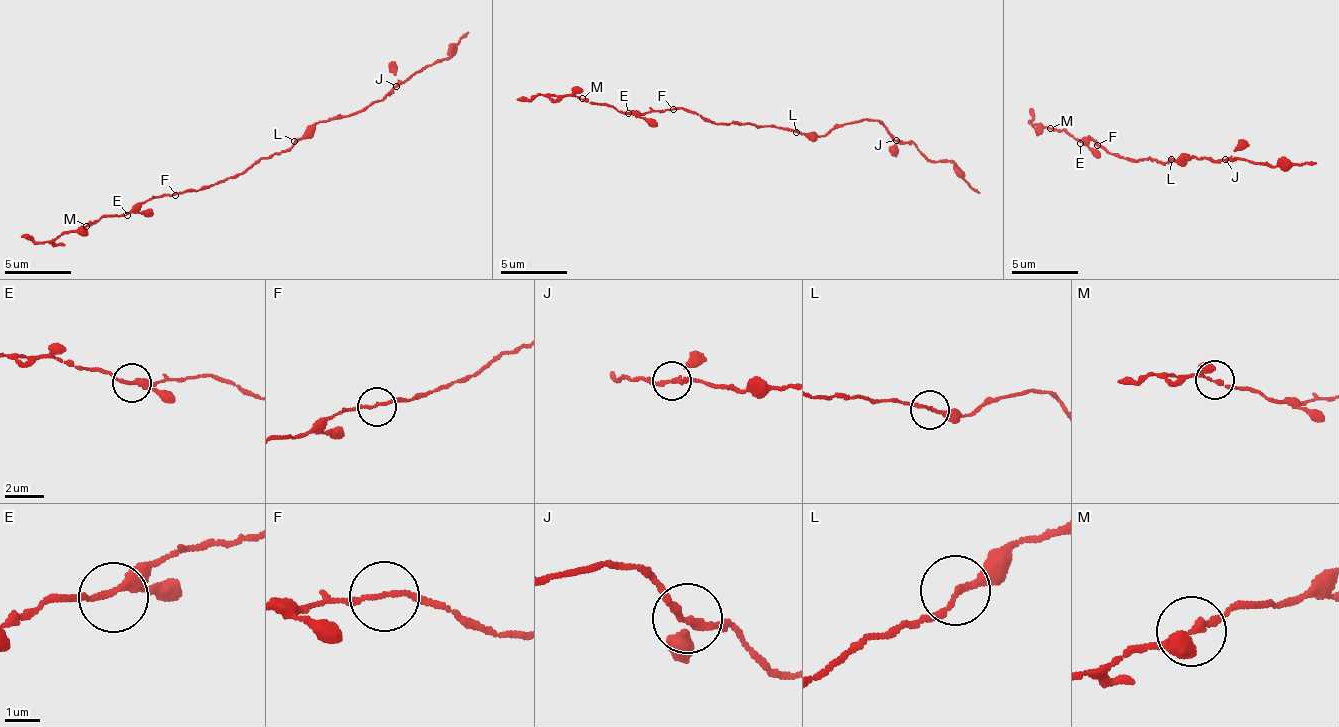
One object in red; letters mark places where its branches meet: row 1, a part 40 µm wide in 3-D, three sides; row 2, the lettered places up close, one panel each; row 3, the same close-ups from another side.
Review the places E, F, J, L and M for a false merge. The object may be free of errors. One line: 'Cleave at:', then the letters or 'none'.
Cleave at: none

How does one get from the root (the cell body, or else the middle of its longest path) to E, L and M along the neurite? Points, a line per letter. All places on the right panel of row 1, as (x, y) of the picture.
E: (1152, 161), (1149, 156), (1130, 161), (1109, 152), (1093, 137), (1080, 143)
L: (1152, 161), (1157, 160), (1159, 164), (1171, 158)
M: (1152, 161), (1149, 156), (1130, 161), (1099, 147), (1093, 137), (1081, 141), (1054, 126), (1050, 128)

